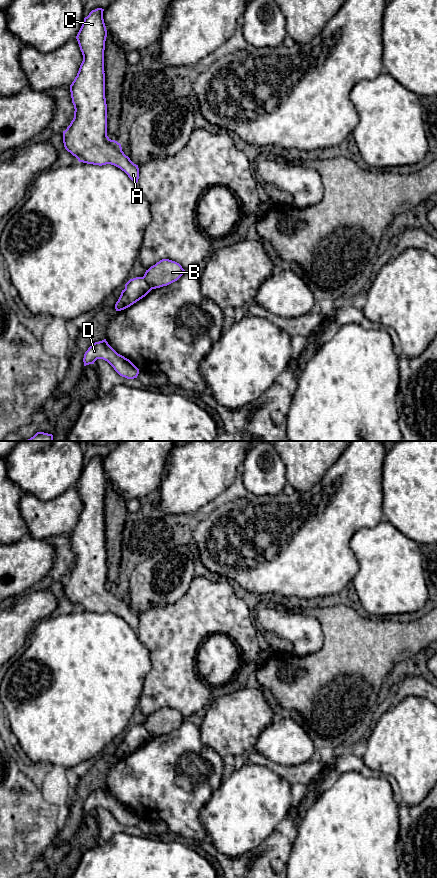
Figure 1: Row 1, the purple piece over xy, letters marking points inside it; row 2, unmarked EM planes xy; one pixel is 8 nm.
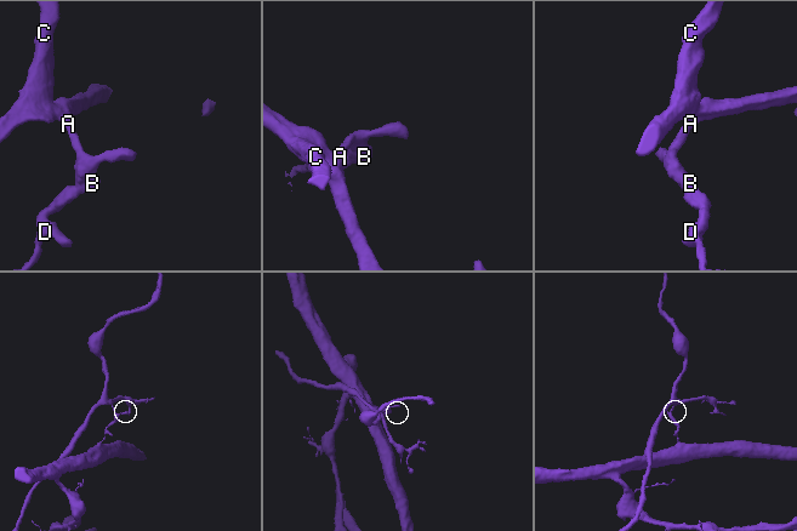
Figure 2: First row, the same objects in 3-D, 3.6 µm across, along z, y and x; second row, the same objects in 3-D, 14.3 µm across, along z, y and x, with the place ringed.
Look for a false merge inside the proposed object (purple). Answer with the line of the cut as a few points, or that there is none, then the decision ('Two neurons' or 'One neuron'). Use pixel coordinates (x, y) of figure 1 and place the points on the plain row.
Split along xy (142, 725), (152, 736). Two neurons

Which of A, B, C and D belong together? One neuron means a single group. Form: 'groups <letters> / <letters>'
groups A B C / D

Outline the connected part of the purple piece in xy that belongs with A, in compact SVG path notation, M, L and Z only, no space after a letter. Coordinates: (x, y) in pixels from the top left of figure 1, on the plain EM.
M102 456L92 458L84 466L83 472L76 484L83 509L77 524L70 533L72 551L74 553L74 566L65 579L63 591L65 597L75 604L79 610L106 613L111 612L122 619L137 632L139 627L138 613L134 612L122 599L121 592L107 584L107 552L105 546L105 519L104 498L107 478L103 467Z

